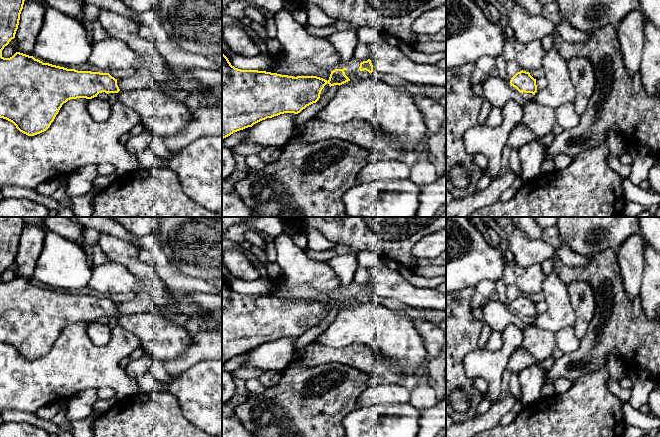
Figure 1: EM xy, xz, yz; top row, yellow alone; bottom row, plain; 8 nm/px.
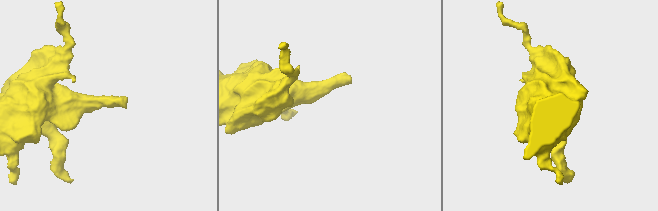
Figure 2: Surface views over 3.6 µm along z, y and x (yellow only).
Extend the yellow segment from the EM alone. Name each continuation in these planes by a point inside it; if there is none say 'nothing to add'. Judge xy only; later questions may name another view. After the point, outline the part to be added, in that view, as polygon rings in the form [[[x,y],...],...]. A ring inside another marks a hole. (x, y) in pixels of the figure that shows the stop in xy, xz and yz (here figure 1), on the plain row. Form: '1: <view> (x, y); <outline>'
nothing to add

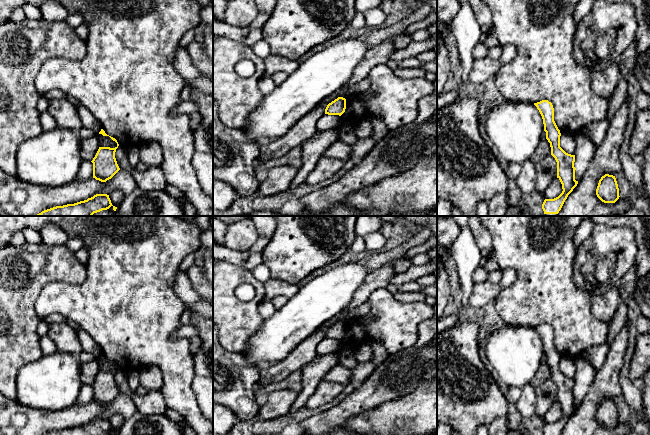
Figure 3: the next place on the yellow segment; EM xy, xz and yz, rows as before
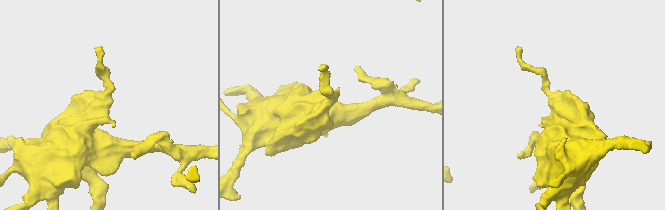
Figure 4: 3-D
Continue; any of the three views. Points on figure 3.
nothing to add

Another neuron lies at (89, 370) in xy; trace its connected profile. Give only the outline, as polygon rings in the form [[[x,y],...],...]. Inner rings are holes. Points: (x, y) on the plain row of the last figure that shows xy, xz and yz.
[[[96,360],[81,364],[82,383],[92,385],[99,373],[99,365]]]

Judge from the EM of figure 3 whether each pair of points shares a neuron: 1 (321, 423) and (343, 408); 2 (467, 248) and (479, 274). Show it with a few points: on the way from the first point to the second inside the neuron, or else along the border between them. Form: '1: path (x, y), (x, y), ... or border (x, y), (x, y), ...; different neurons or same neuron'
1: path (326, 422), (338, 413); same neuron
2: border (479, 264), (474, 271), (473, 282); different neurons

